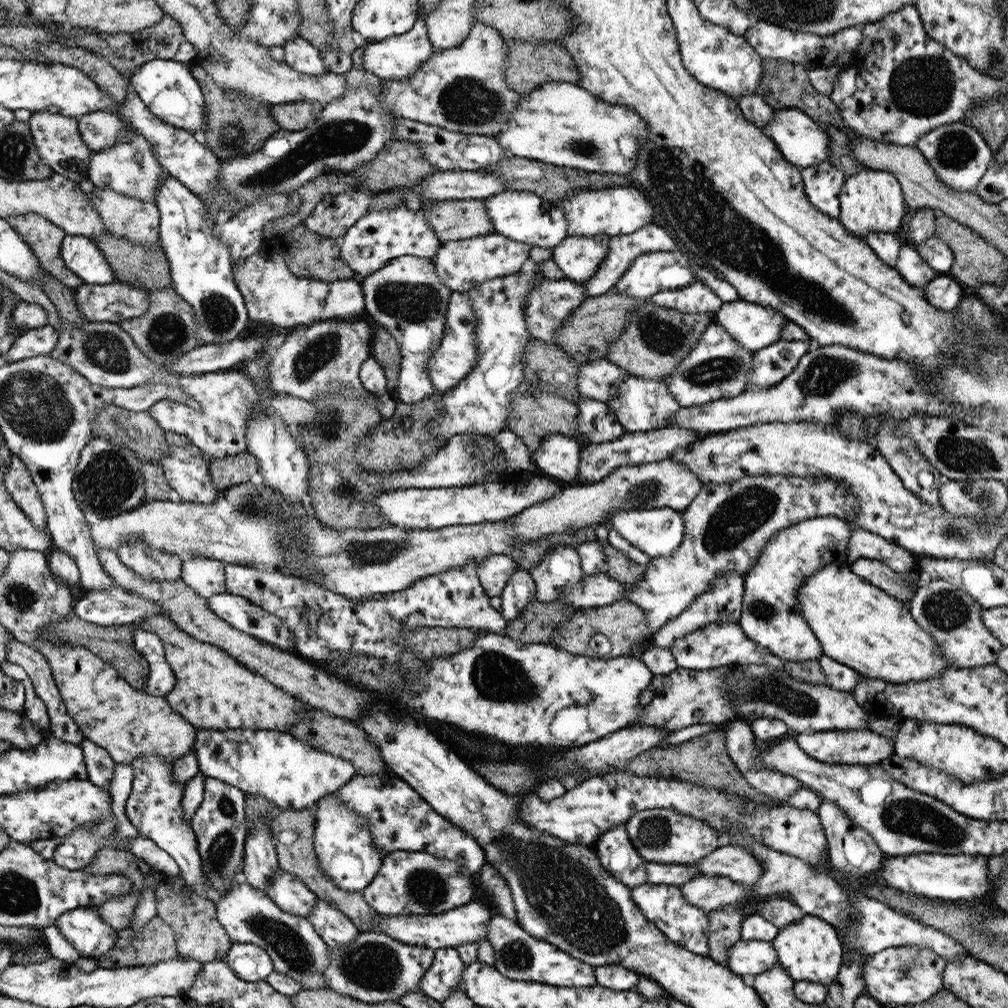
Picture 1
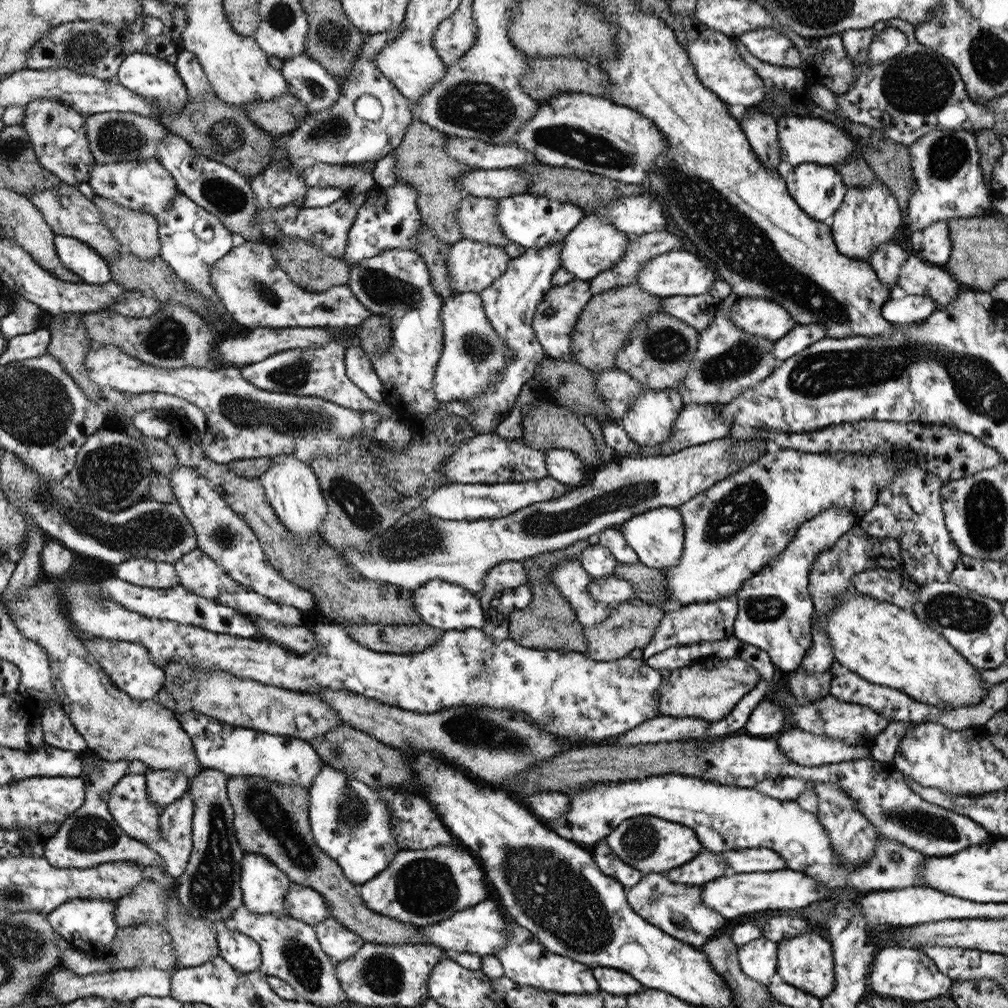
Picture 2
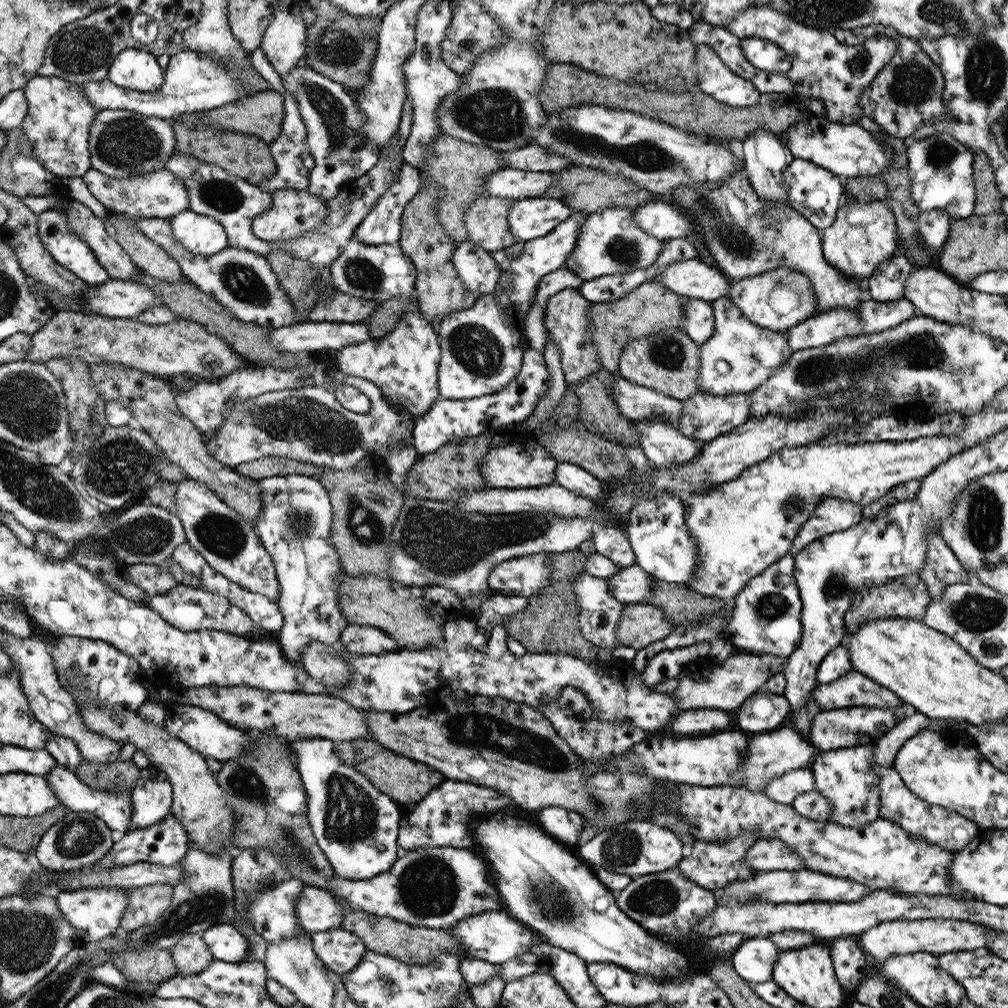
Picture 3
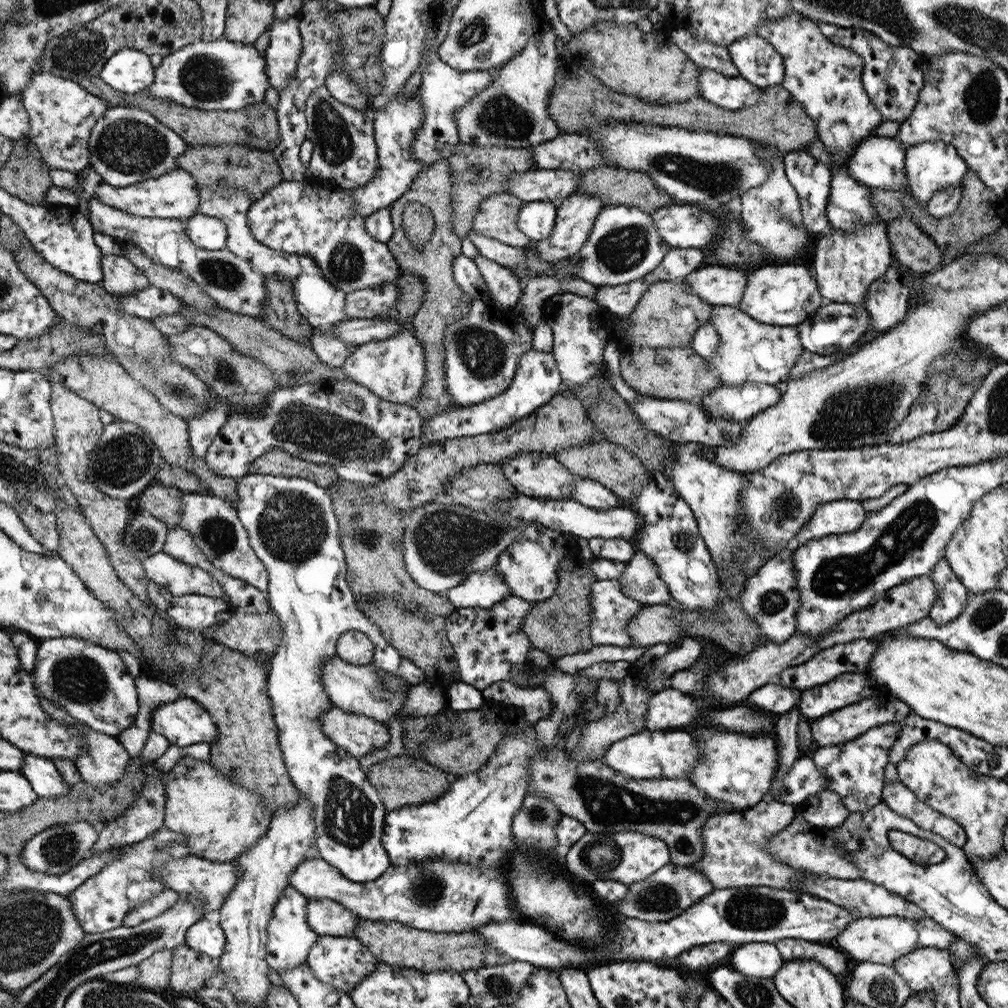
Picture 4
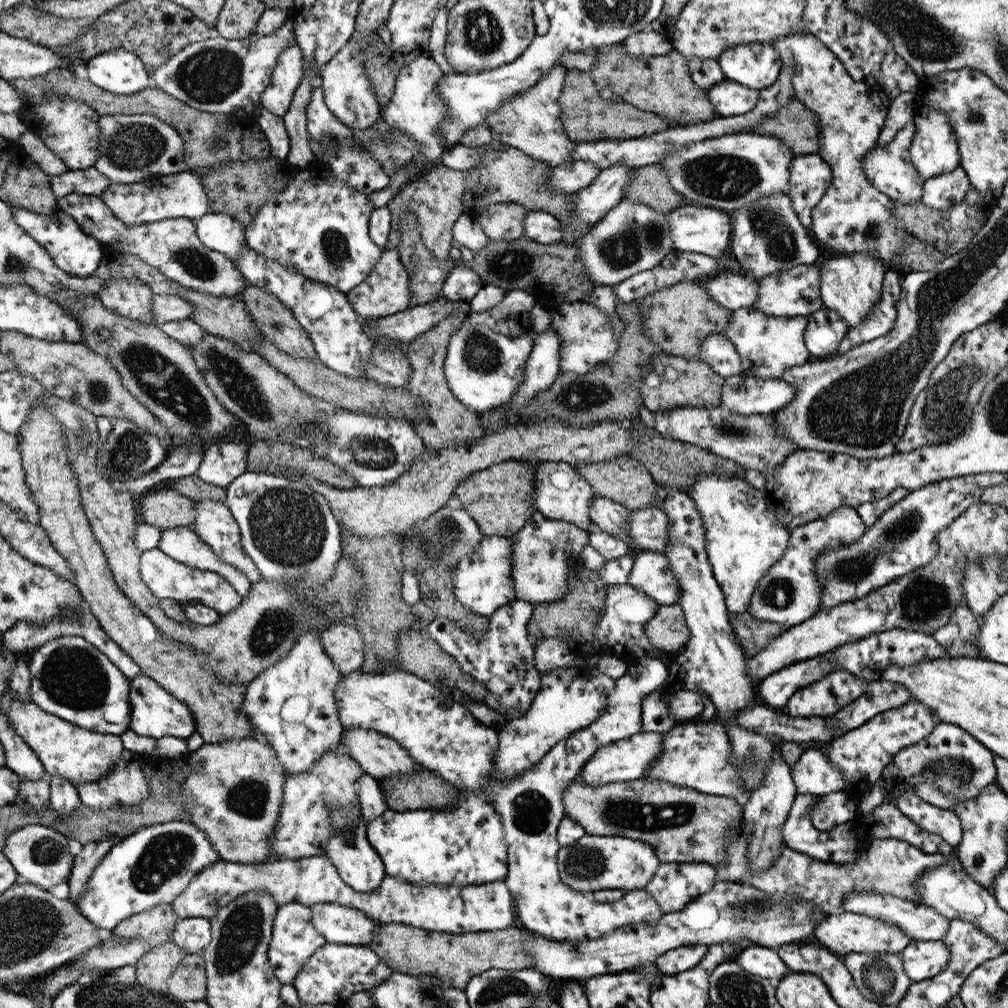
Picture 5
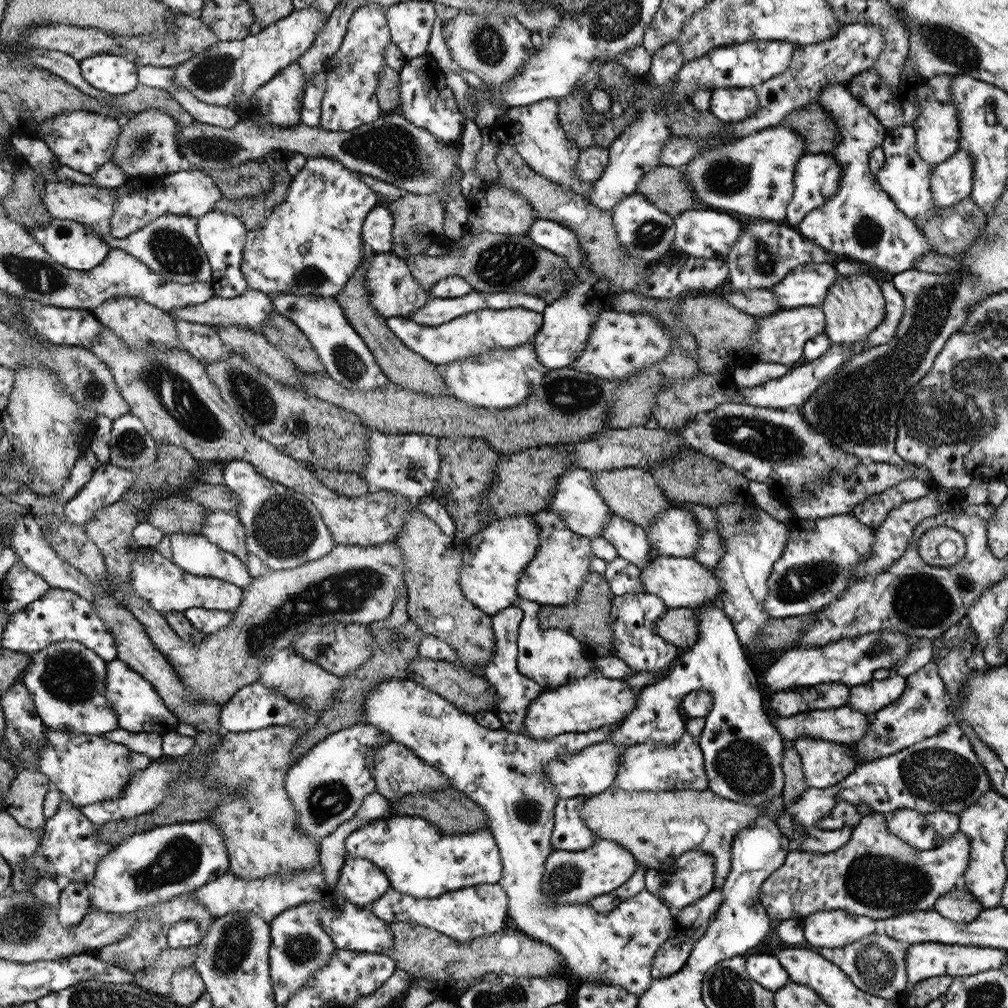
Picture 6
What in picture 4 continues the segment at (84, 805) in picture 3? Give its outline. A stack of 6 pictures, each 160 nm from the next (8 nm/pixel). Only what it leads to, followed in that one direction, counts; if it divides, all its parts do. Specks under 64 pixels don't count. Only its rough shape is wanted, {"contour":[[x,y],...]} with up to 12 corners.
{"contour":[[26,753],[20,771],[39,797],[72,794],[51,759]]}

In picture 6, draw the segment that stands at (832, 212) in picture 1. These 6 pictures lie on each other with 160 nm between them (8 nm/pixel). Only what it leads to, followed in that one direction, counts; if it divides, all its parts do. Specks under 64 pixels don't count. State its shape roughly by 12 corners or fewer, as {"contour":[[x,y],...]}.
{"contour":[[831,154],[795,167],[786,222],[796,226],[831,200],[842,168]]}

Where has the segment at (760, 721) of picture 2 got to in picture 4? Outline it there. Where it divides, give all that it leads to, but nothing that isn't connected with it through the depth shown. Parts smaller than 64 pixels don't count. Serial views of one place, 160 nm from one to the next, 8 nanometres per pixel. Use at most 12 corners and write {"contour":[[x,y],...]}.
{"contour":[[774,680],[749,694],[746,704],[782,715],[801,691]]}

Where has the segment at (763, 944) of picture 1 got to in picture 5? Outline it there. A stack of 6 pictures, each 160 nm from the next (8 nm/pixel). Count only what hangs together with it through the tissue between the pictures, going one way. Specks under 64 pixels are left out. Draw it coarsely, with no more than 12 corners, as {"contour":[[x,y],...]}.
{"contour":[[752,945],[736,958],[750,974],[778,983],[790,970],[776,949]]}

